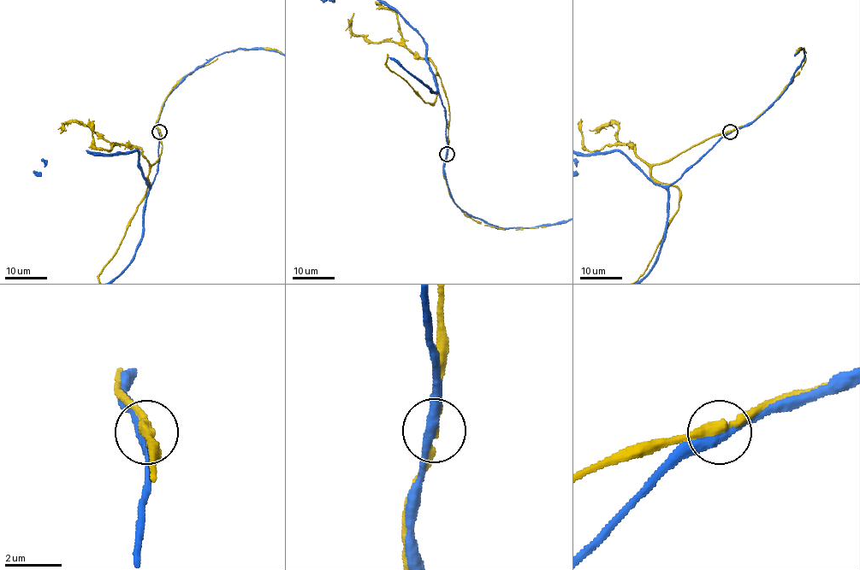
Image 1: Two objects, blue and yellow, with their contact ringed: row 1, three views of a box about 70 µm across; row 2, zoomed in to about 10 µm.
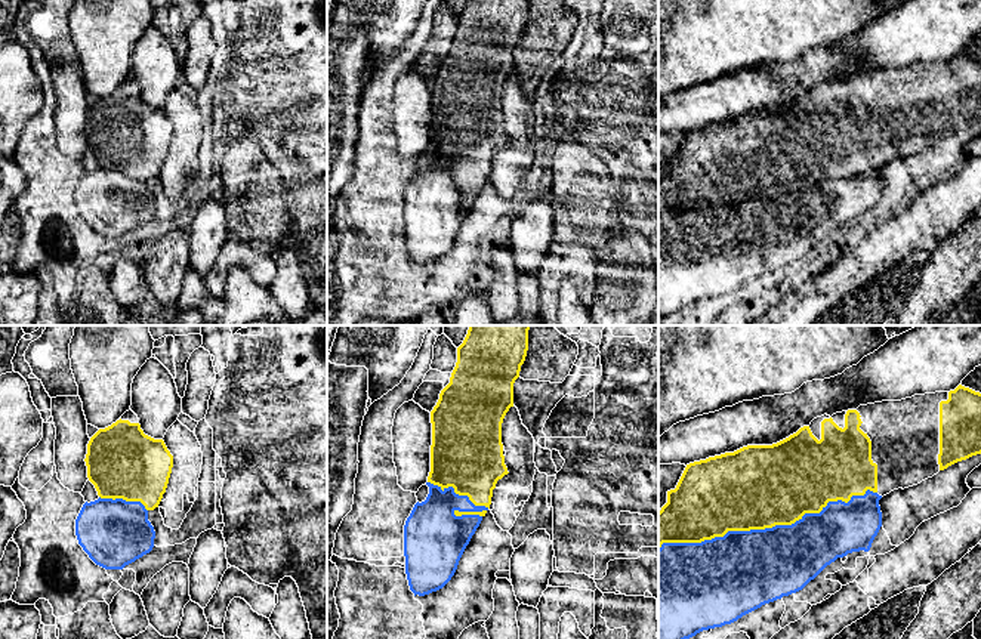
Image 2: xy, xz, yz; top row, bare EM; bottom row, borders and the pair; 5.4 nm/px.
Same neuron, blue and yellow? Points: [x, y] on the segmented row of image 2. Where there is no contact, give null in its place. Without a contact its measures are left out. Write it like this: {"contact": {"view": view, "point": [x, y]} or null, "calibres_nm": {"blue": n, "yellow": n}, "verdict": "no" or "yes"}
{"contact": {"view": "yz", "point": [767, 528]}, "calibres_nm": {"blue": 420, "yellow": 460}, "verdict": "no"}

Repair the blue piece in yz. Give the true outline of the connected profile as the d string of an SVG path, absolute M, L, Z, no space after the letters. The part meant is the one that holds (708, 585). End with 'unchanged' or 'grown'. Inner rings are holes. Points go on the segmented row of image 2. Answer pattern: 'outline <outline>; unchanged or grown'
outline M870 490L848 503L829 501L820 513L805 513L792 525L728 531L701 543L663 543L658 549L658 639L690 639L697 633L731 624L765 604L802 590L827 565L852 552L869 552L882 527L879 500Z; unchanged

